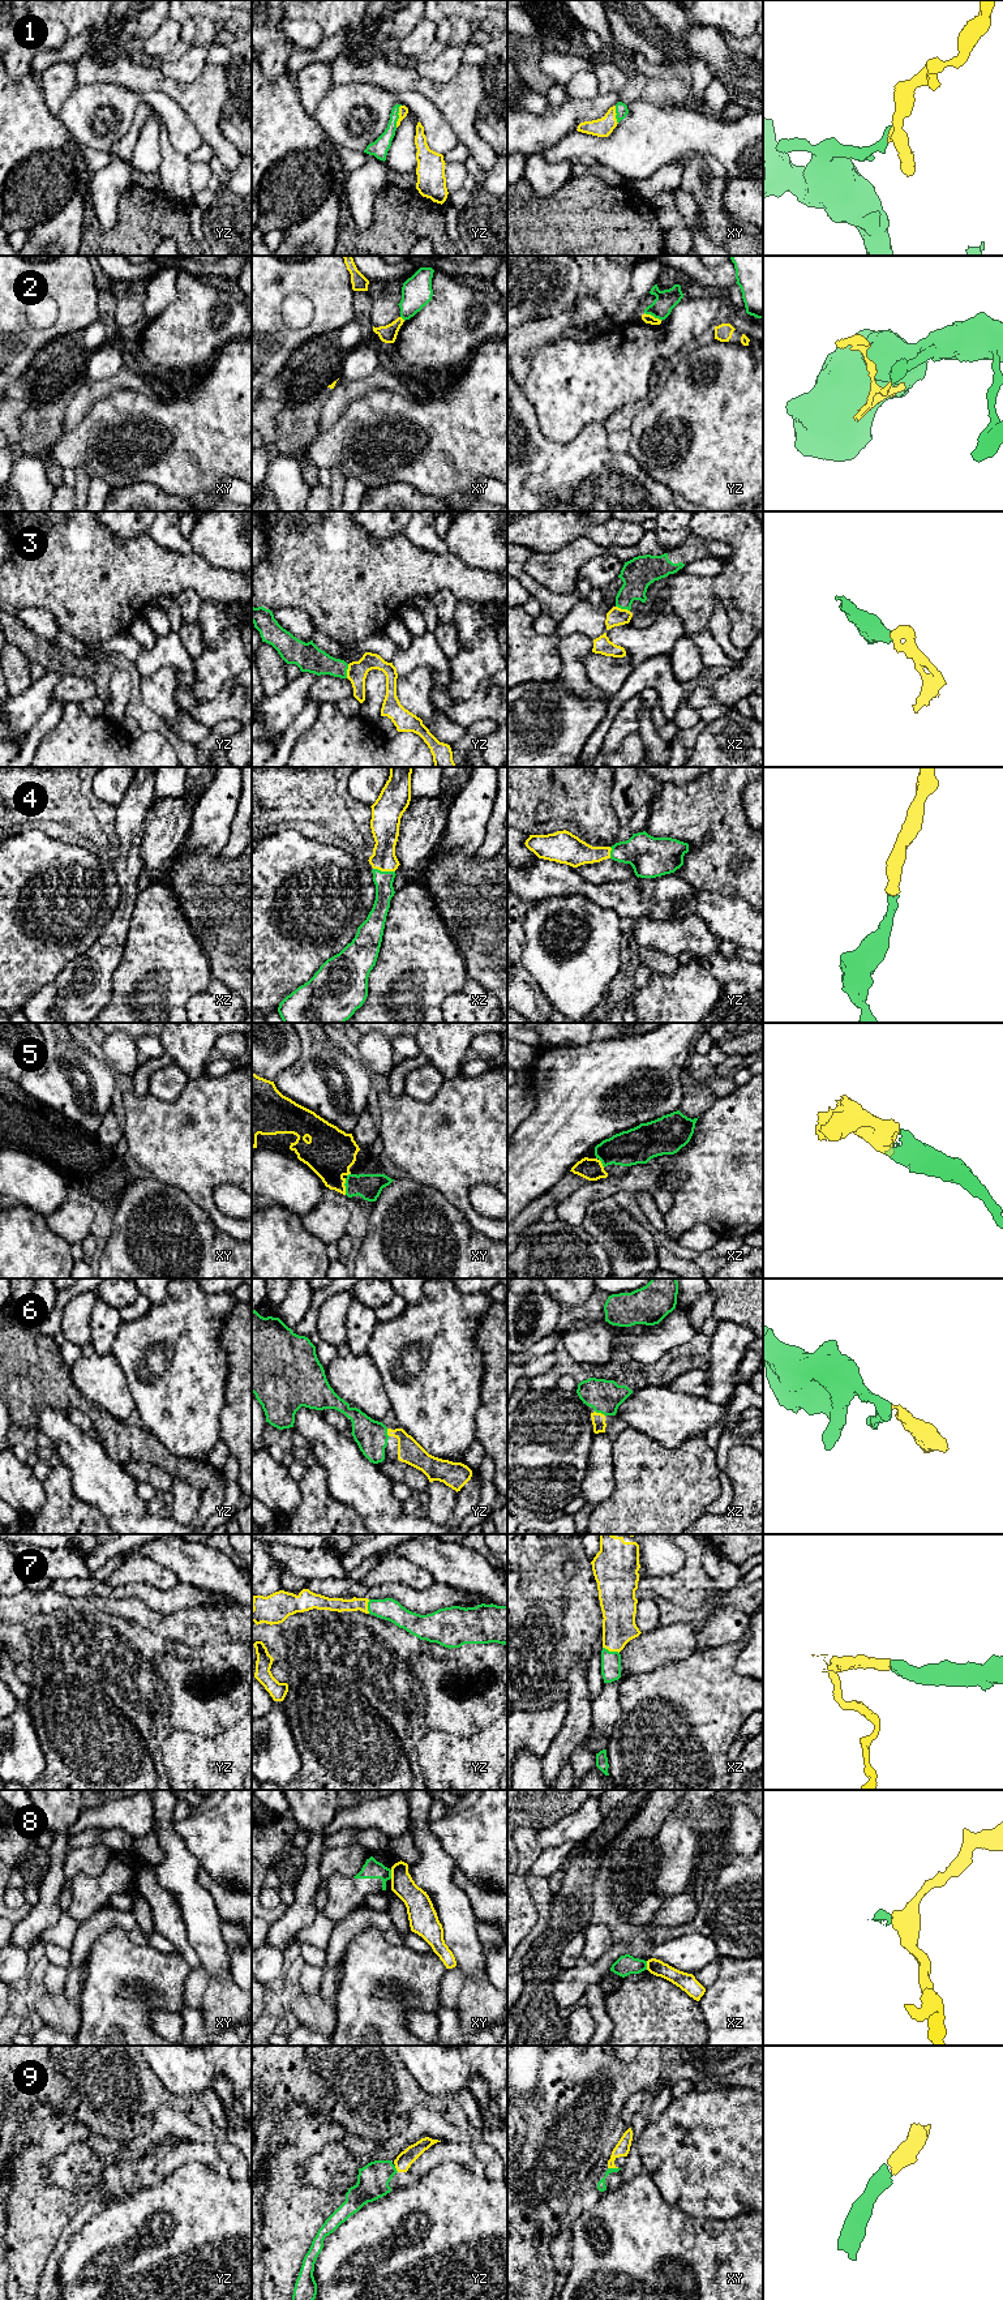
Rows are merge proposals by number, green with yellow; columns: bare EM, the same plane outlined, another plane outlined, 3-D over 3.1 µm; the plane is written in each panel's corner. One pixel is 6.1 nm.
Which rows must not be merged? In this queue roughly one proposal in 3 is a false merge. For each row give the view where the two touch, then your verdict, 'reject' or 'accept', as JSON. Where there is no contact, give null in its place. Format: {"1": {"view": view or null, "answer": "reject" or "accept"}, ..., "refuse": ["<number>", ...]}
{"1": {"view": "yz", "answer": "accept"}, "2": {"view": "yz", "answer": "reject"}, "3": {"view": "yz", "answer": "accept"}, "4": {"view": "xz", "answer": "accept"}, "5": {"view": "xy", "answer": "accept"}, "6": {"view": "xz", "answer": "accept"}, "7": {"view": "xz", "answer": "accept"}, "8": {"view": "xy", "answer": "reject"}, "9": {"view": "xy", "answer": "accept"}, "refuse": ["2", "8"]}

